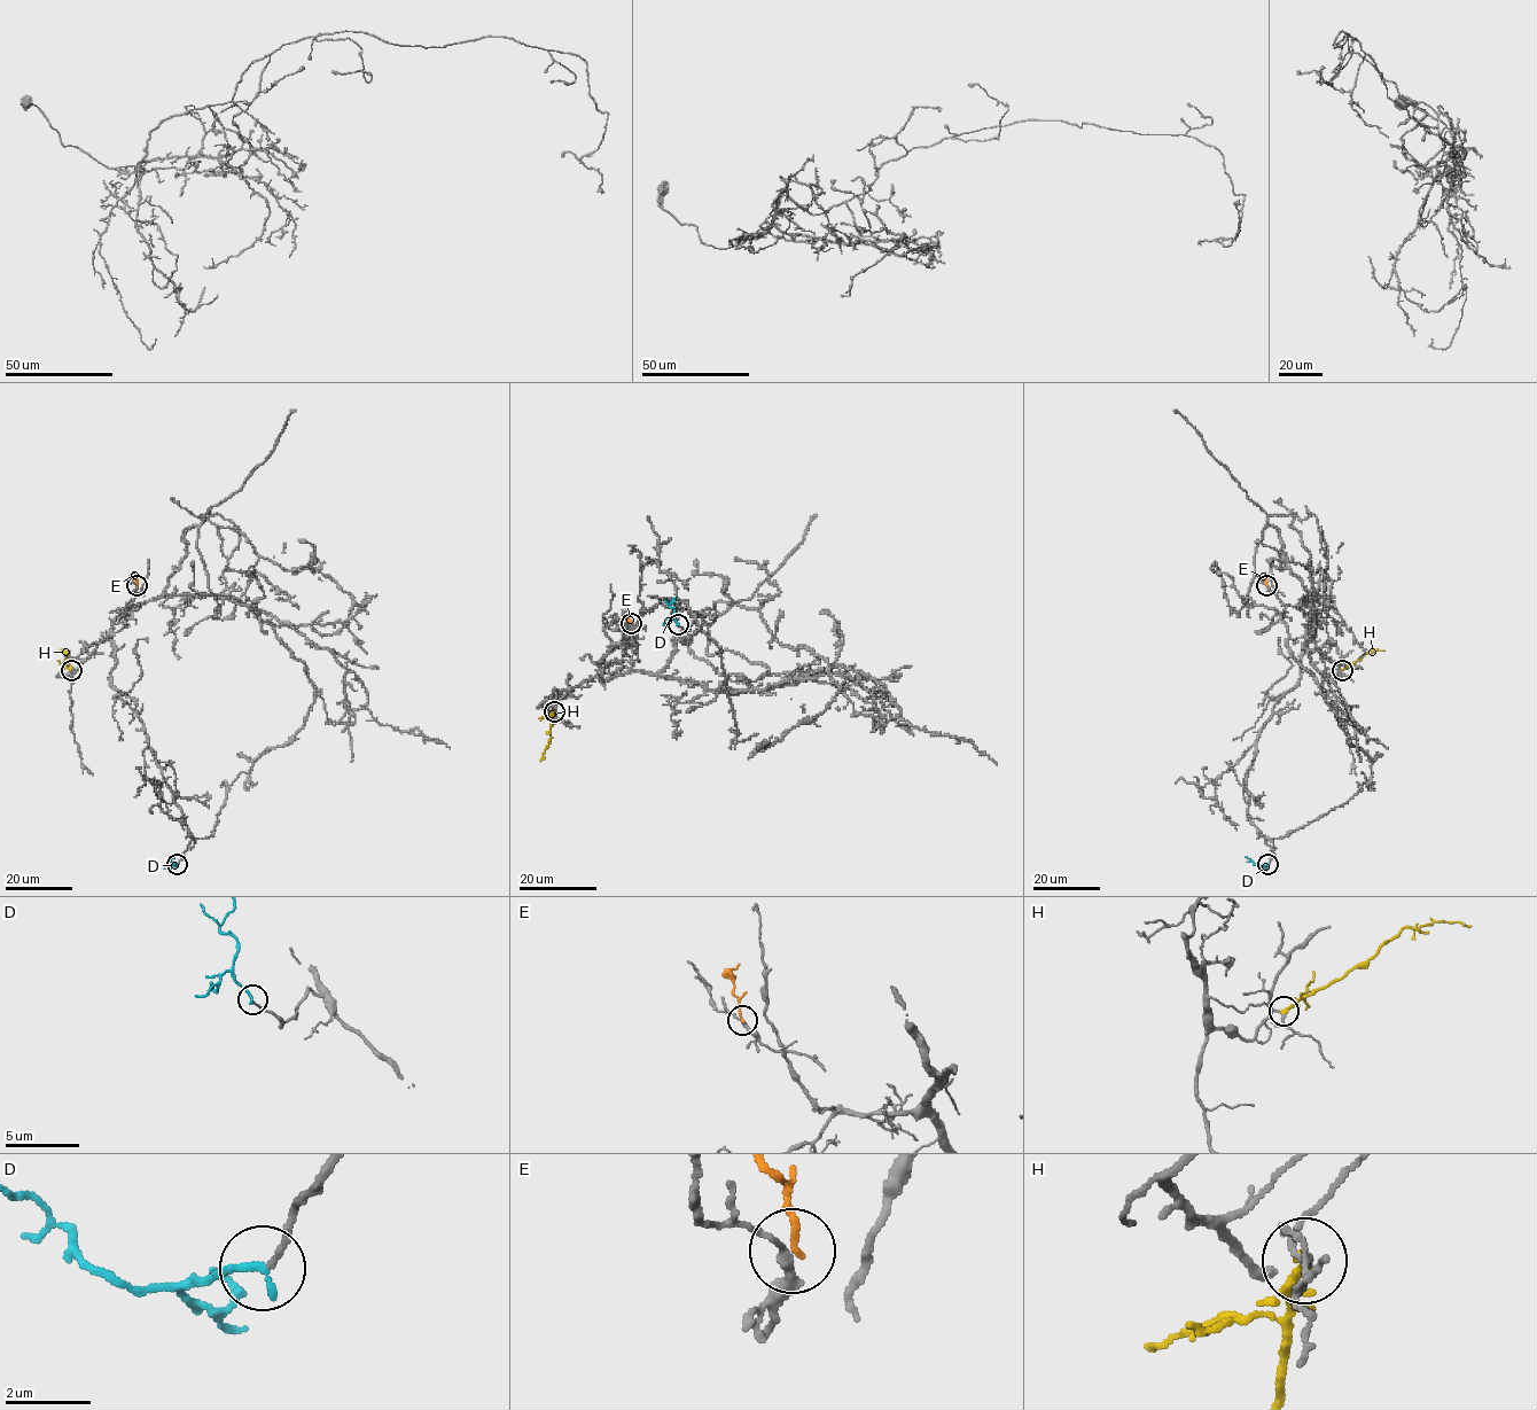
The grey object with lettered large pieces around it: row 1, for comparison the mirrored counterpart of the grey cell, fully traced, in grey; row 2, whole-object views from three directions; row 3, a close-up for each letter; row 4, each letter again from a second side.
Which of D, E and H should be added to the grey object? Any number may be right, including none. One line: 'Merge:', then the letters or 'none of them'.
Merge: D

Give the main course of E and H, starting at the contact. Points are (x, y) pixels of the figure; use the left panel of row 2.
E: (137, 585), (133, 571)
H: (70, 670), (67, 651), (60, 651)

